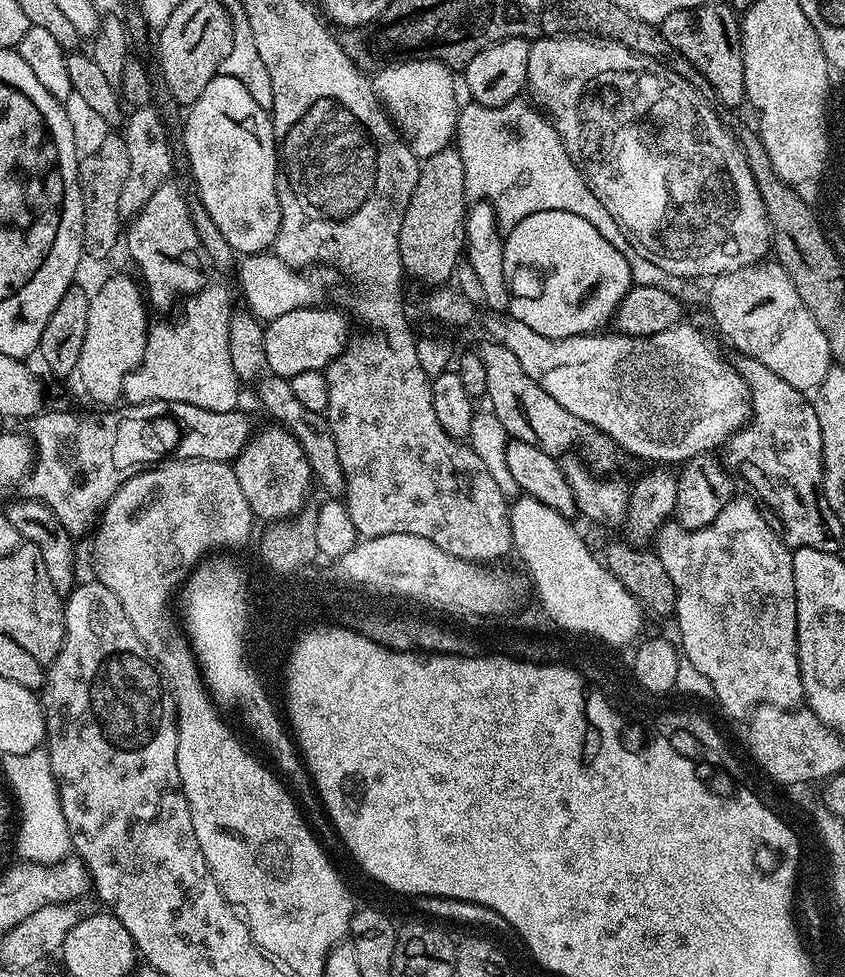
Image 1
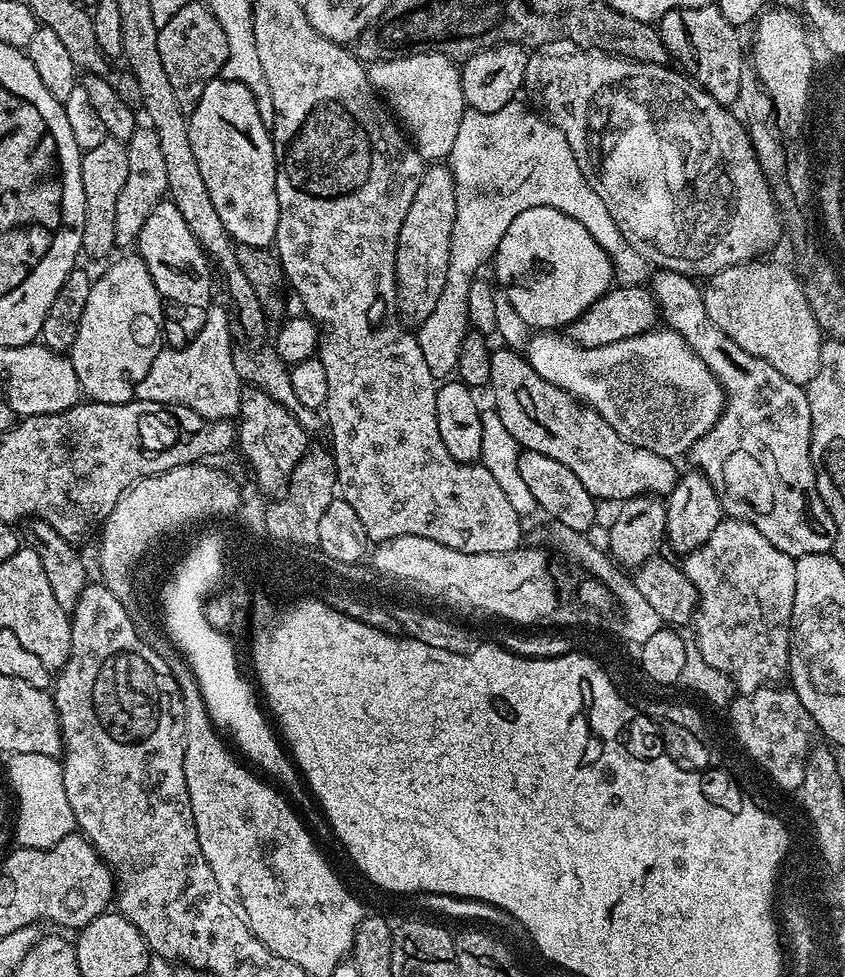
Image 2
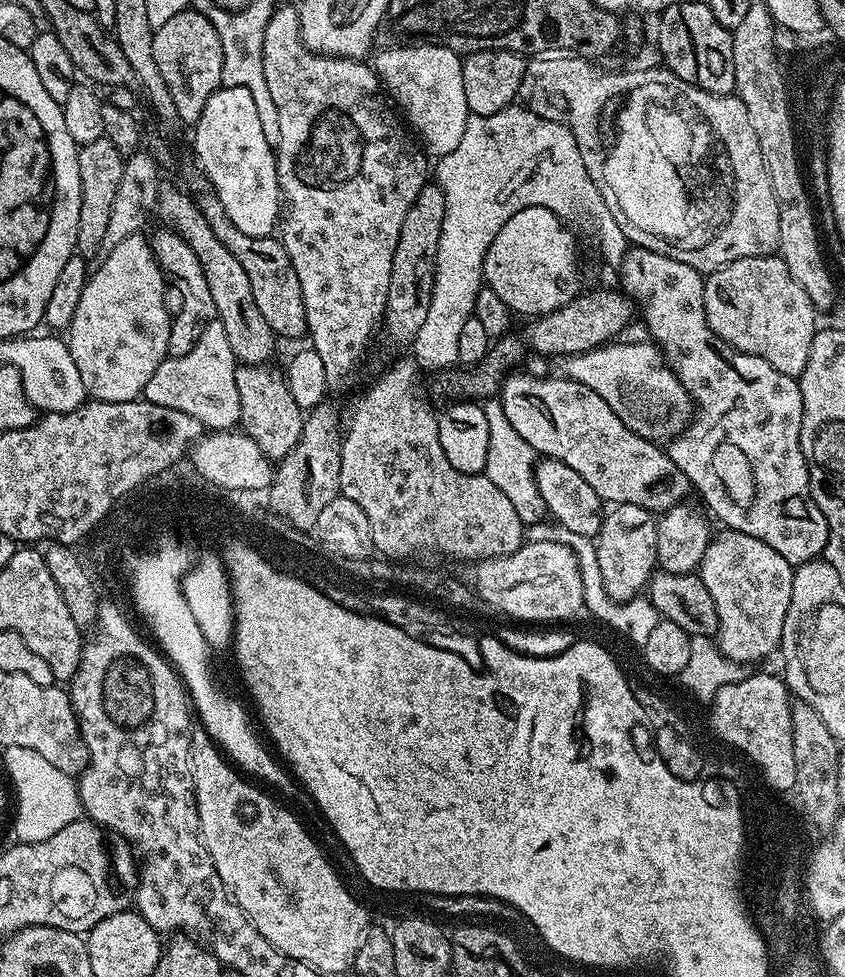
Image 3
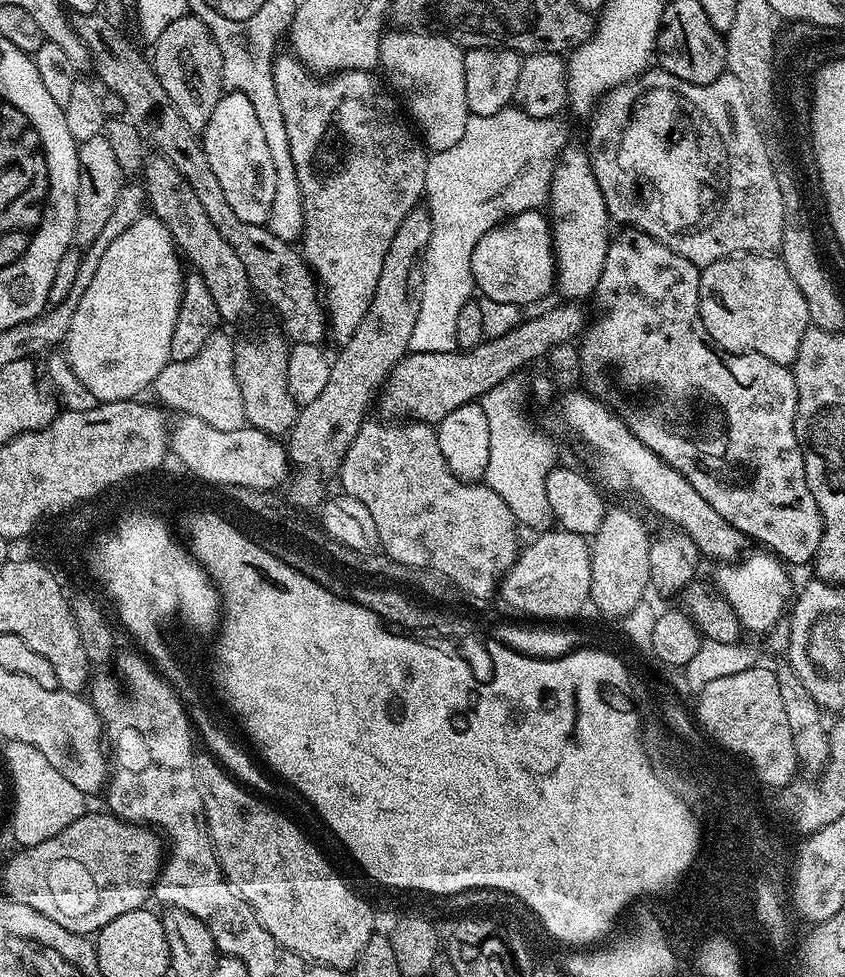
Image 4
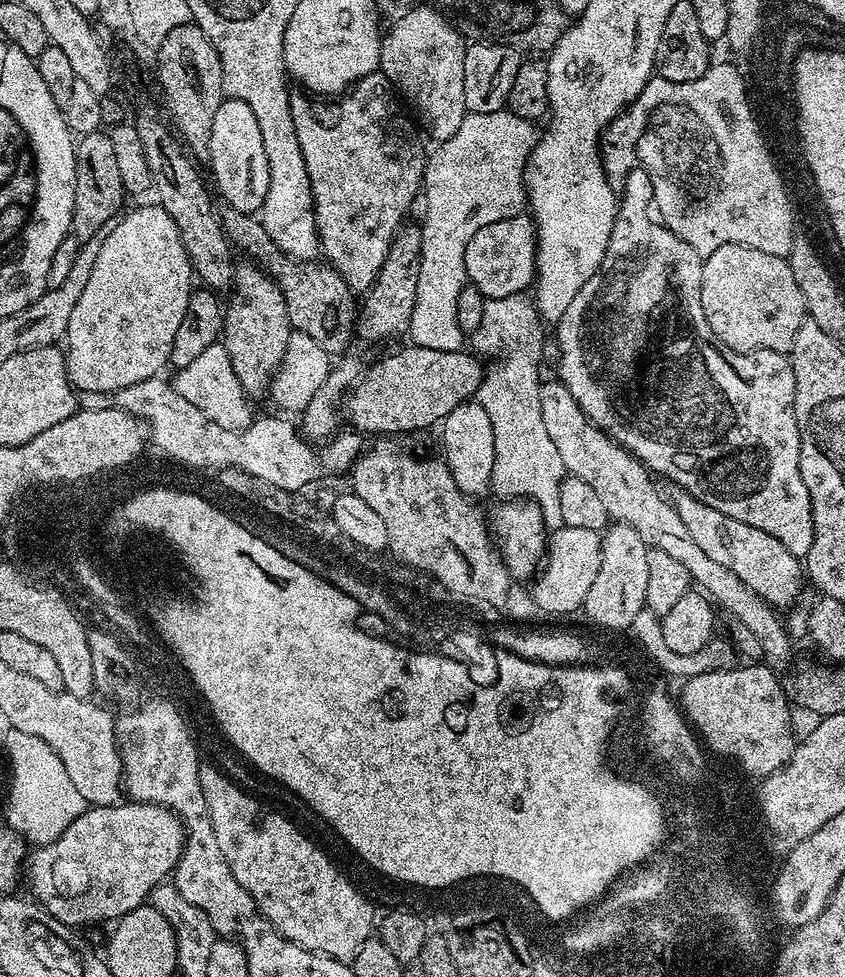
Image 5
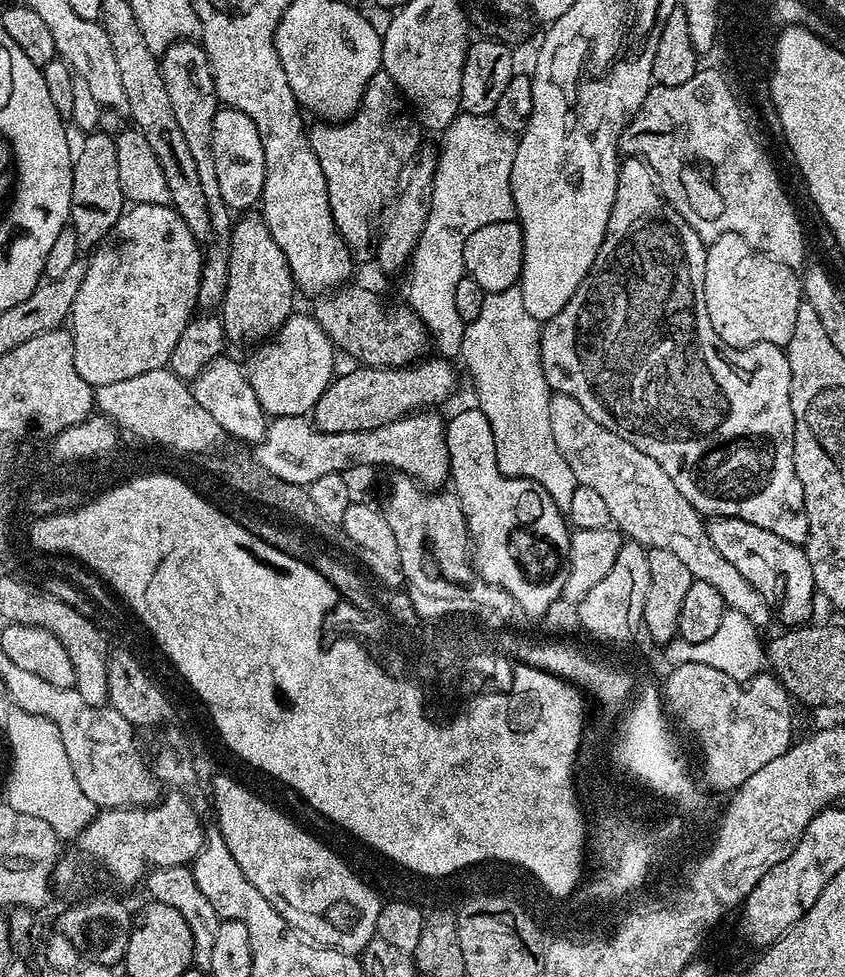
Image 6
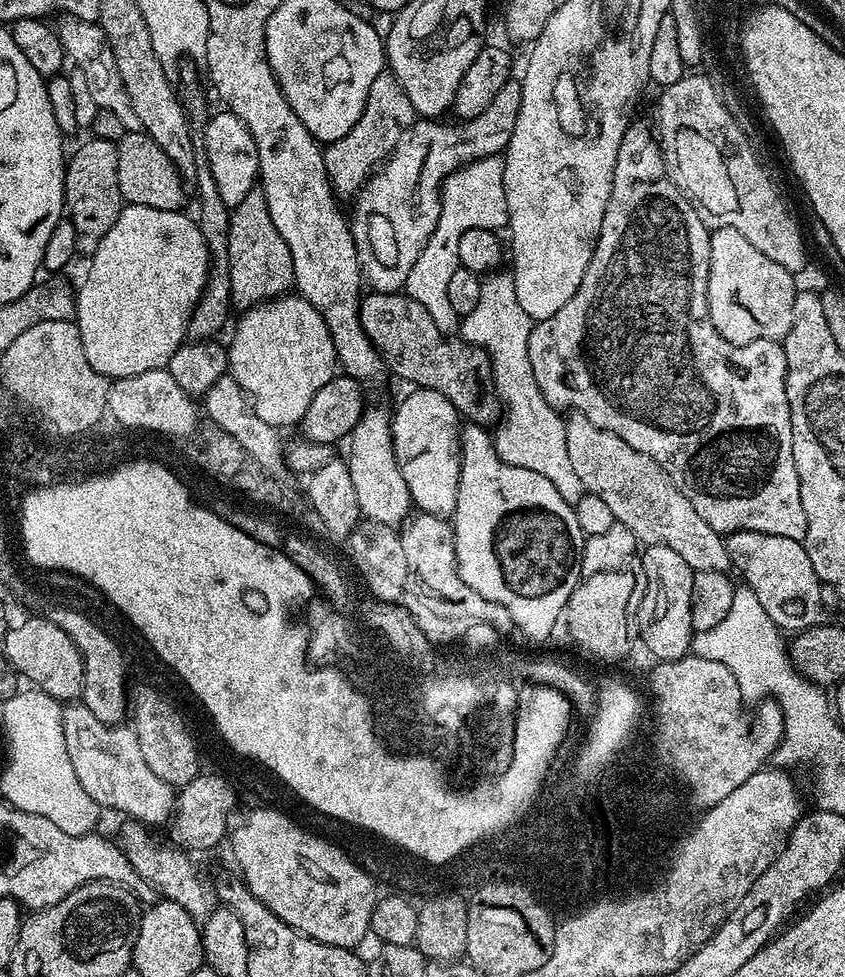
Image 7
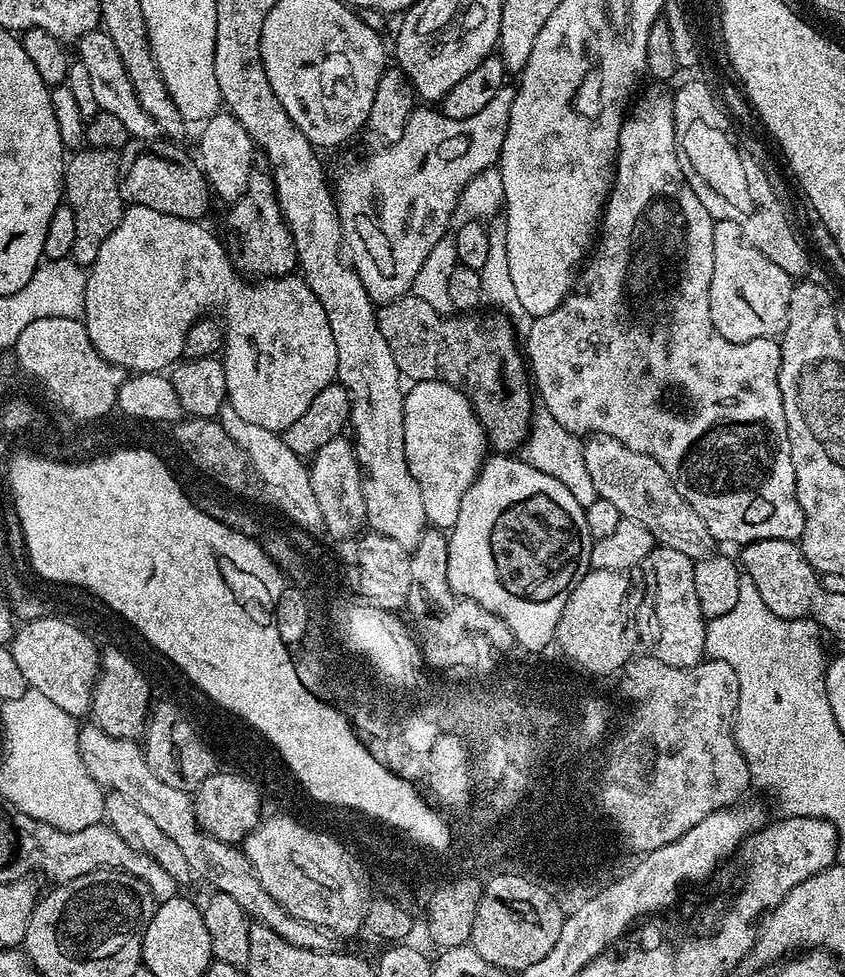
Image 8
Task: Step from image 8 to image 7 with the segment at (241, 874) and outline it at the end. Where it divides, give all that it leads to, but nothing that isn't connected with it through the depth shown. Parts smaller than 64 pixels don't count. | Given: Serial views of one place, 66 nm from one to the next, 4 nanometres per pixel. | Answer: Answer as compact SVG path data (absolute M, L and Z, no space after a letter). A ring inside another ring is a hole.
M83 702L69 703L63 713L66 754L70 754L70 766L74 766L74 774L78 774L78 782L82 782L88 797L101 809L125 812L125 817L139 820L141 824L167 825L176 811L177 793L173 785L162 782L146 766L135 731L98 722Z

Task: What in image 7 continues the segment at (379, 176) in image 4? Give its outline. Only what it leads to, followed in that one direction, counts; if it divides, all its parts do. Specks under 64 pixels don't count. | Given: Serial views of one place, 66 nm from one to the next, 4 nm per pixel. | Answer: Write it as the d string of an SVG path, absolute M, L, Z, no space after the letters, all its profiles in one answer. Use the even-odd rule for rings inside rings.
M391 70L380 72L378 78L374 78L374 86L370 86L362 118L354 122L350 134L338 138L324 148L326 174L337 197L355 197L373 172L395 152L417 119L414 106L410 106L410 98L406 98L406 90L402 90L402 82L398 82Z

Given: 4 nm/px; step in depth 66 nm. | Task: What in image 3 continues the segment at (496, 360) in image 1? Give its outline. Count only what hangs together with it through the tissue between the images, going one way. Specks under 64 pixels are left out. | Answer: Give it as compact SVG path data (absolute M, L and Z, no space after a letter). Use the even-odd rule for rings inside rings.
M521 370L505 377L498 394L510 426L539 455L565 462L582 475L605 503L630 504L662 514L681 503L690 492L686 474L678 470L667 451L642 438L603 401L600 394L565 376L543 379Z

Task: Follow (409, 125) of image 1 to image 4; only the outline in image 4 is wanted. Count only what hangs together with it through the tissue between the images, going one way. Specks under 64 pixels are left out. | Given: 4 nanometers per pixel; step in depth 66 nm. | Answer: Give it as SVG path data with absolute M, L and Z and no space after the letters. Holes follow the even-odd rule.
M432 30L392 31L396 32L385 31L380 38L379 67L384 68L383 79L402 104L404 99L407 115L416 119L415 127L427 151L450 150L462 138L470 115L466 102L465 49Z

